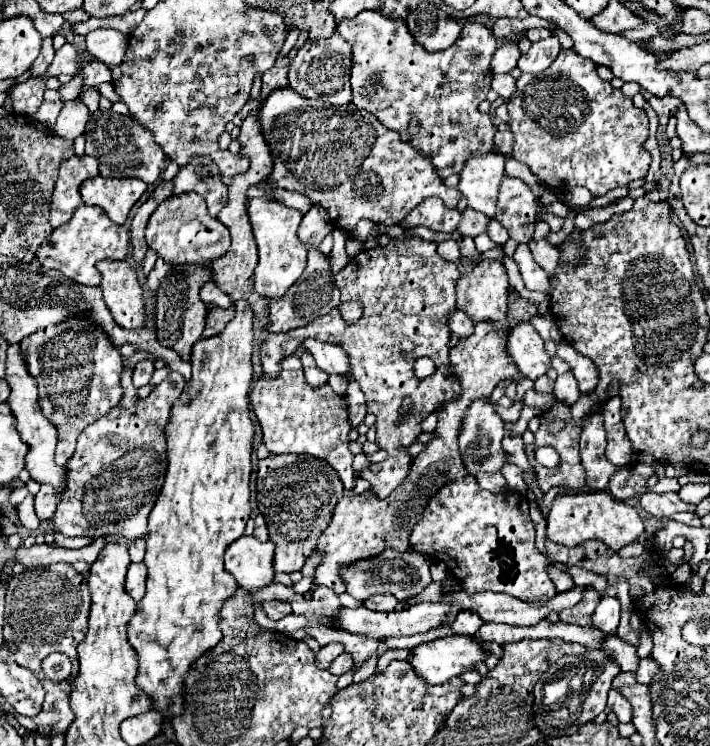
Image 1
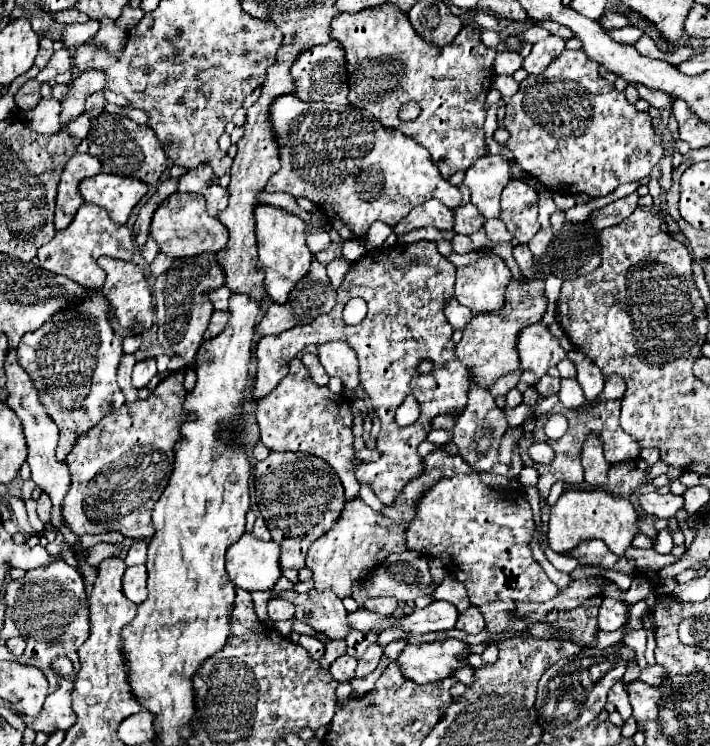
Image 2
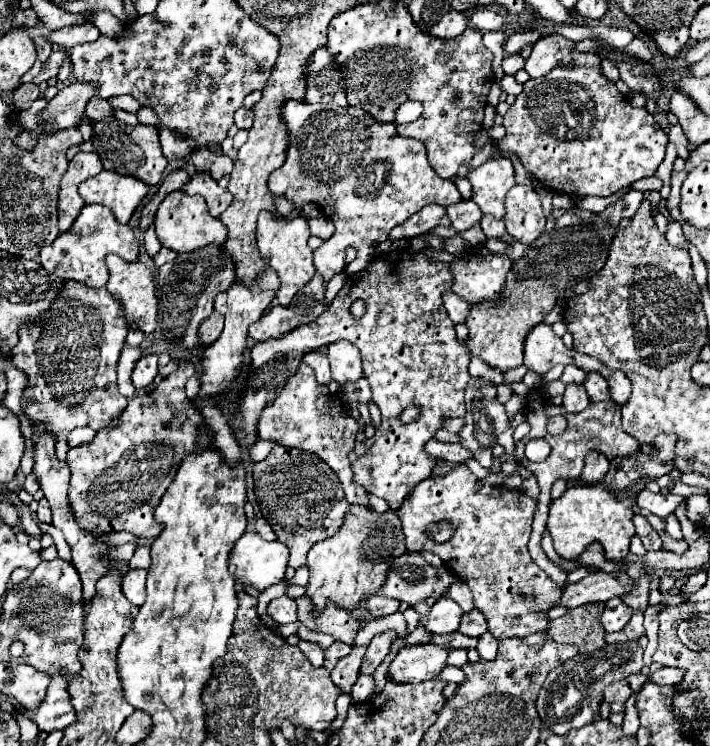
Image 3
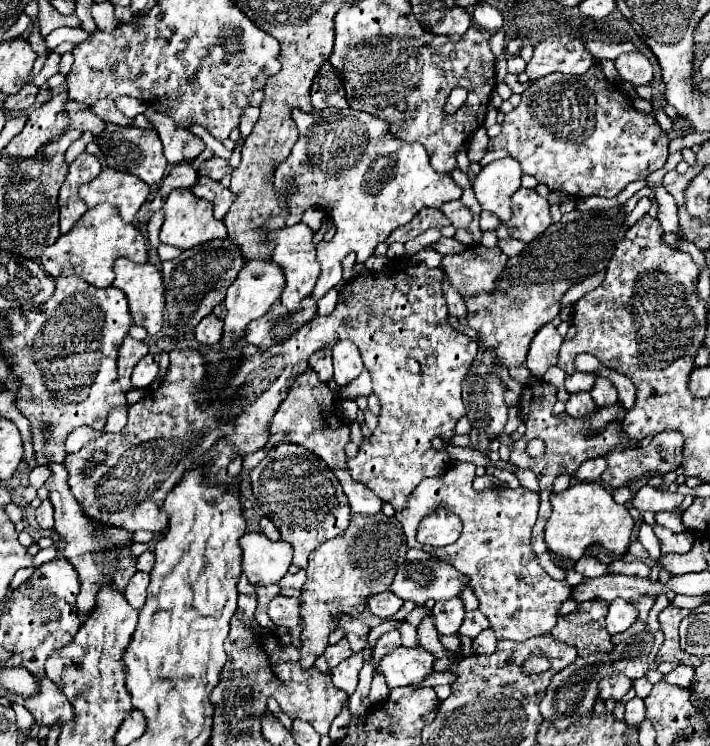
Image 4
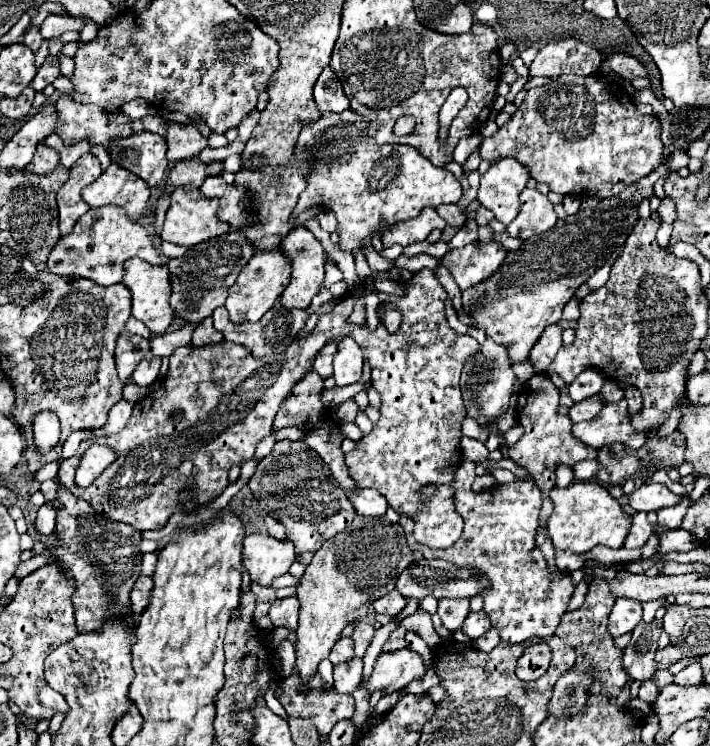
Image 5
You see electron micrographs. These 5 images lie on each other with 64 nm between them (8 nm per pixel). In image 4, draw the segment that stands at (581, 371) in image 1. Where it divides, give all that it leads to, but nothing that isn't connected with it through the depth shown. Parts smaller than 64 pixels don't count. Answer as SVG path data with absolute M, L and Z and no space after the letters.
M598 376L592 390L590 390L590 396L594 398L594 402L598 406L612 406L618 402L618 392L616 388L612 386L612 382L608 378L602 378Z

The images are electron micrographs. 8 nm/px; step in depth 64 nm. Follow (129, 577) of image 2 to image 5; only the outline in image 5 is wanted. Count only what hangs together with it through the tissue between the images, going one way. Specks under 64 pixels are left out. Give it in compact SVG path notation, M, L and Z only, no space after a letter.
M140 576L130 592L130 604L132 604L132 610L136 614L140 614L146 606L148 606L148 594L152 590L152 578L150 576Z

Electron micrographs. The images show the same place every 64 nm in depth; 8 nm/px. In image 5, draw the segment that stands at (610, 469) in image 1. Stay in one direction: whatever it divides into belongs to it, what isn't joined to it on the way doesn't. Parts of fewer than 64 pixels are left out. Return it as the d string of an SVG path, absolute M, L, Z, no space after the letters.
M584 460L574 468L574 476L576 476L576 480L584 480L586 482L586 480L592 480L598 474L598 470L600 470L600 462Z

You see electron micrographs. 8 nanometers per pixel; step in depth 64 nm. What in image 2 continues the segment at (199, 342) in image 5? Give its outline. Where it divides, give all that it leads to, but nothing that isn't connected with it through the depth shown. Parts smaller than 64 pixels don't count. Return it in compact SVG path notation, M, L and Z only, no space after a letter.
M214 310L212 318L210 318L210 324L208 324L206 332L204 332L204 340L210 340L210 338L214 338L216 334L220 334L220 332L224 330L224 326L226 326L226 322L228 322L228 318L230 318L228 314L230 314L230 312Z

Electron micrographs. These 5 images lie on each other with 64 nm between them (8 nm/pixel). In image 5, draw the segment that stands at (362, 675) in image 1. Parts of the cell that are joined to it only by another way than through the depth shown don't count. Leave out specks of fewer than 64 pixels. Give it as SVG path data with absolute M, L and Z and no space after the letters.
M396 628L396 630L390 634L388 642L384 644L382 652L394 652L394 650L404 648L404 646L406 646L406 642L404 642L404 632L406 632L406 628Z

